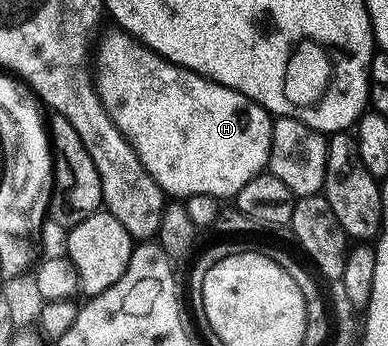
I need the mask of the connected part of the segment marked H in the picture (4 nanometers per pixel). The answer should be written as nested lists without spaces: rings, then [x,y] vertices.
[[[113,32],[108,34],[103,41],[101,38],[100,41],[98,49],[100,53],[98,55],[97,52],[96,55],[96,88],[102,100],[102,106],[108,111],[112,123],[116,123],[116,127],[124,135],[124,139],[128,139],[128,143],[140,159],[140,163],[144,163],[148,175],[152,175],[156,179],[156,183],[161,187],[163,194],[174,199],[185,199],[192,195],[212,195],[219,199],[237,197],[238,192],[244,187],[244,183],[251,181],[257,173],[263,172],[269,166],[272,127],[274,126],[271,114],[267,113],[264,107],[260,107],[252,99],[248,99],[248,95],[240,95],[240,91],[232,91],[232,87],[224,87],[220,83],[209,81],[198,73],[193,73],[191,69],[185,69],[179,65],[173,65],[170,61],[165,61],[160,54],[153,53],[147,45],[141,45],[135,37],[131,37],[128,33]]]

